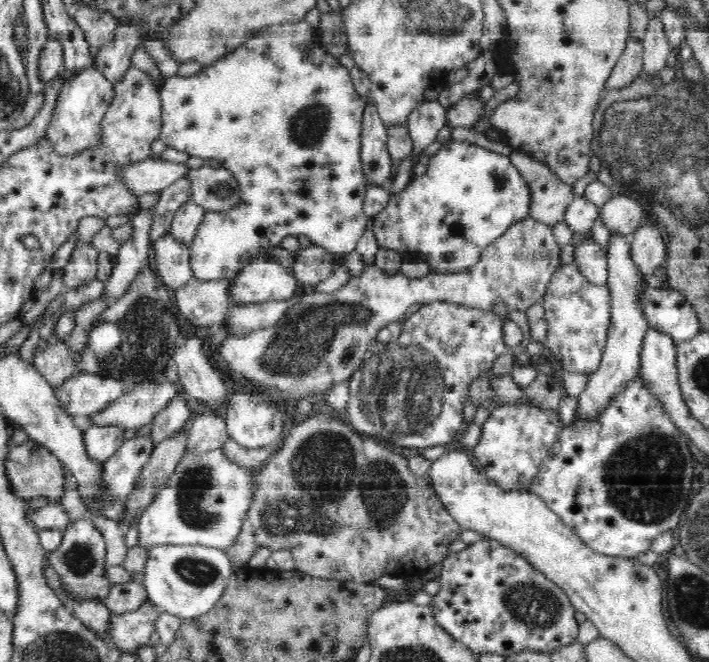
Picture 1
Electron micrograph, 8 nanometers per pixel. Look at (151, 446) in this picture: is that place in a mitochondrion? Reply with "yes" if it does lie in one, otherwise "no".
no

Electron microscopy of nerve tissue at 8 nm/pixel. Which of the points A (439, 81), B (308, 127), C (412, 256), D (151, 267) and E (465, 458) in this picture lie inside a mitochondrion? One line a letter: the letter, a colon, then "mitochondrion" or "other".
A: other
B: mitochondrion
C: other
D: other
E: other

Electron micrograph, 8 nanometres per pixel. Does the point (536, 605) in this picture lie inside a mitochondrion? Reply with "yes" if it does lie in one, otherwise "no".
yes

